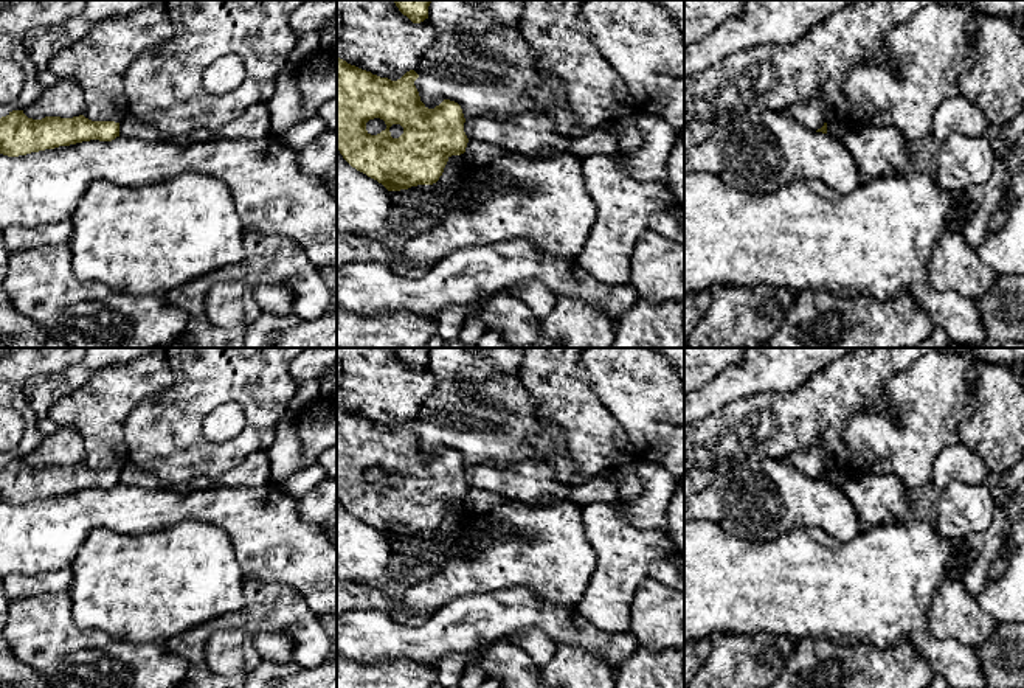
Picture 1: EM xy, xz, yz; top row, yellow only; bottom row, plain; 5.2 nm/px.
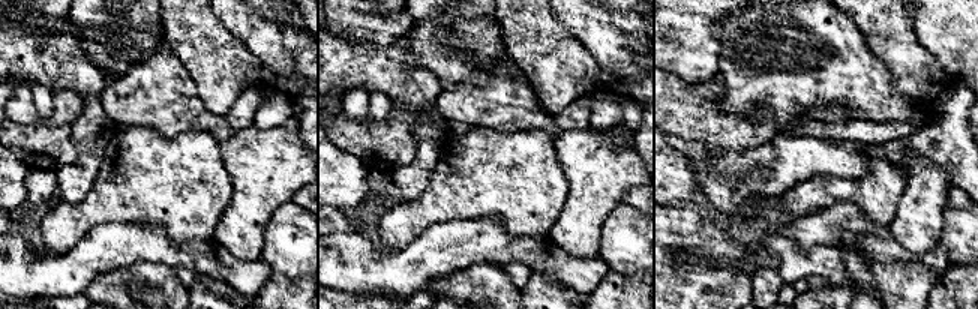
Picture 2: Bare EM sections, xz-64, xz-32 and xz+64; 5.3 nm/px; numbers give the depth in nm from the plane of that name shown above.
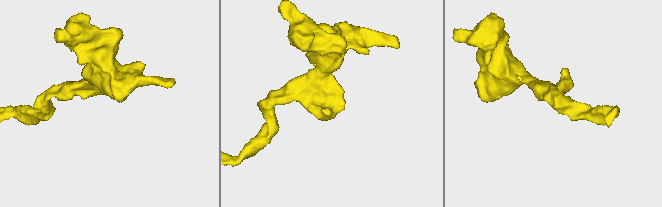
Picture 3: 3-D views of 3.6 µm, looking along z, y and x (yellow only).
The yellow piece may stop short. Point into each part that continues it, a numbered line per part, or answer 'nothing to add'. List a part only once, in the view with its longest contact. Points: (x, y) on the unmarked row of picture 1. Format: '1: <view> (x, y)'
nothing to add

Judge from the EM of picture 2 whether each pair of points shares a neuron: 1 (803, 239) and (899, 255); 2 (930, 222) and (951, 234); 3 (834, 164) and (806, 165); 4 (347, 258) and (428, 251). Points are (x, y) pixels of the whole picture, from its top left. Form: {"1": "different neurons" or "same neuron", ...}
{"1": "same neuron", "2": "different neurons", "3": "same neuron", "4": "same neuron"}

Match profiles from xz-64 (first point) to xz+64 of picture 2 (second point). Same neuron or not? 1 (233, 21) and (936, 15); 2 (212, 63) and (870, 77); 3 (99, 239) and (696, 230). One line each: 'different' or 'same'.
1: same
2: different
3: different

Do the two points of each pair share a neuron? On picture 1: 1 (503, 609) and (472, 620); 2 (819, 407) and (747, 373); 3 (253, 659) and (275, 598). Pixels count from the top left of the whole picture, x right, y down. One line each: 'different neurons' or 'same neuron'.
1: same neuron
2: different neurons
3: same neuron

